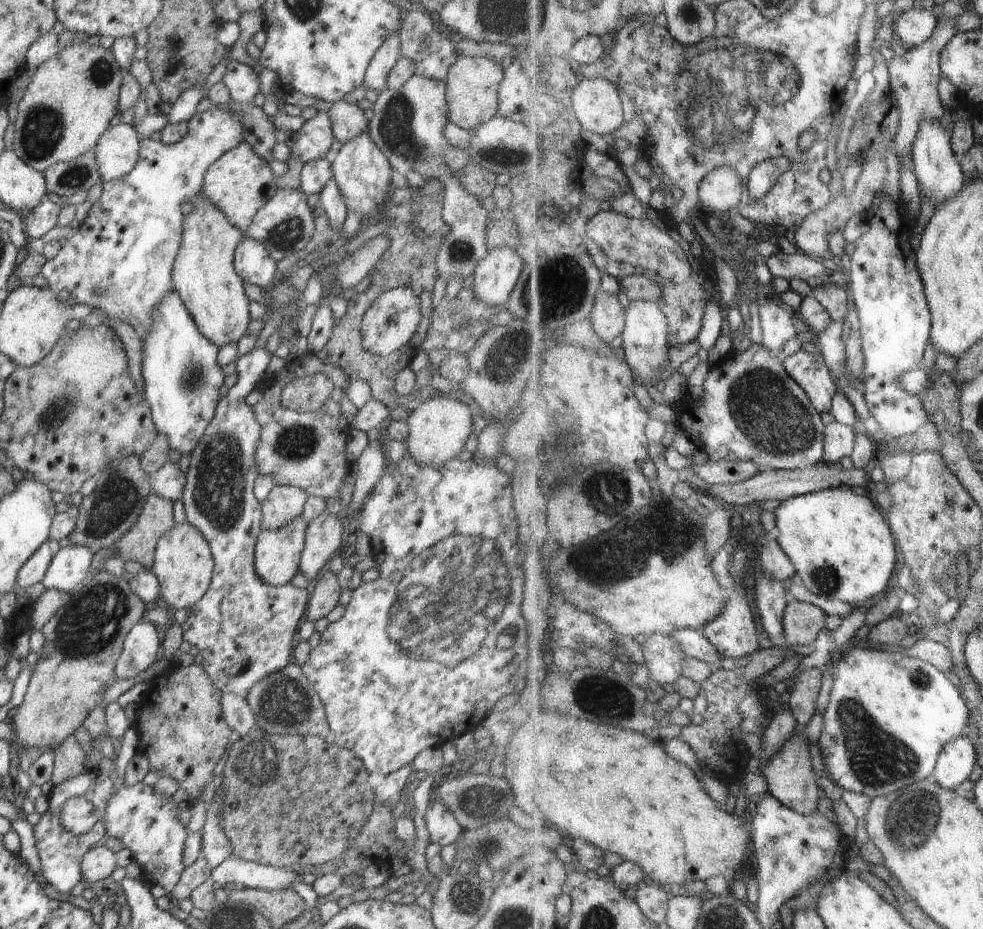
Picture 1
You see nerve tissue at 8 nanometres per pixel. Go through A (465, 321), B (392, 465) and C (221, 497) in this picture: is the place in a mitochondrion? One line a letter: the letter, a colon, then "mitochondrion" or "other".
A: mitochondrion
B: other
C: mitochondrion

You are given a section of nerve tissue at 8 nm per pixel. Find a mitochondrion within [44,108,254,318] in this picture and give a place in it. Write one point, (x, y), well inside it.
(77, 176)

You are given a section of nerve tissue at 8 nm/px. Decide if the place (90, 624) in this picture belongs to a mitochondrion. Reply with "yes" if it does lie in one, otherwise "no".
yes

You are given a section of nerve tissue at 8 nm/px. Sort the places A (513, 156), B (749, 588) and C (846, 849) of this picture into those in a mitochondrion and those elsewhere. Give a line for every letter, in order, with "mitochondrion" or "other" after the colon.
A: mitochondrion
B: other
C: other

